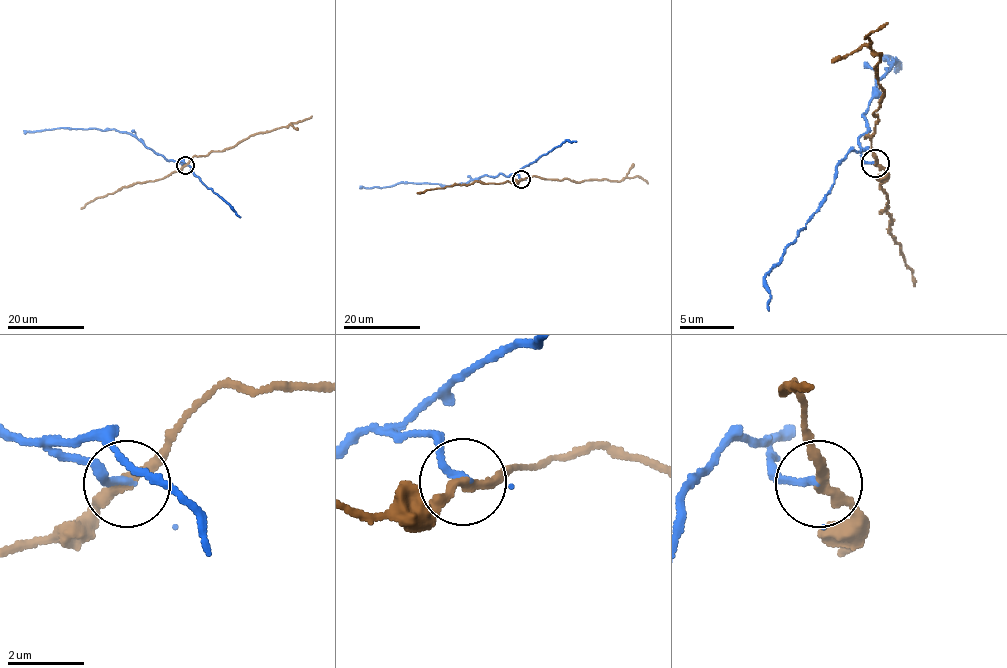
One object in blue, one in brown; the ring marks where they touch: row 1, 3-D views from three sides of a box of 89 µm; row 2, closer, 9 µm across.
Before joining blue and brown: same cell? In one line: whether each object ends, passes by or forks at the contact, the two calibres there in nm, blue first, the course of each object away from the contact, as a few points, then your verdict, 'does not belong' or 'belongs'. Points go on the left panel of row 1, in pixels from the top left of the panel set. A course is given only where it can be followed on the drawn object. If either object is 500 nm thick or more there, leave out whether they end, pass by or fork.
blue ends | brown passes by | 190/280 nm | blue via (185, 165), (169, 160), (129, 133), (115, 129), (57, 127), (23, 130) | brown via (185, 165), (195, 155), (221, 152), (251, 135), (311, 116) | does not belong

